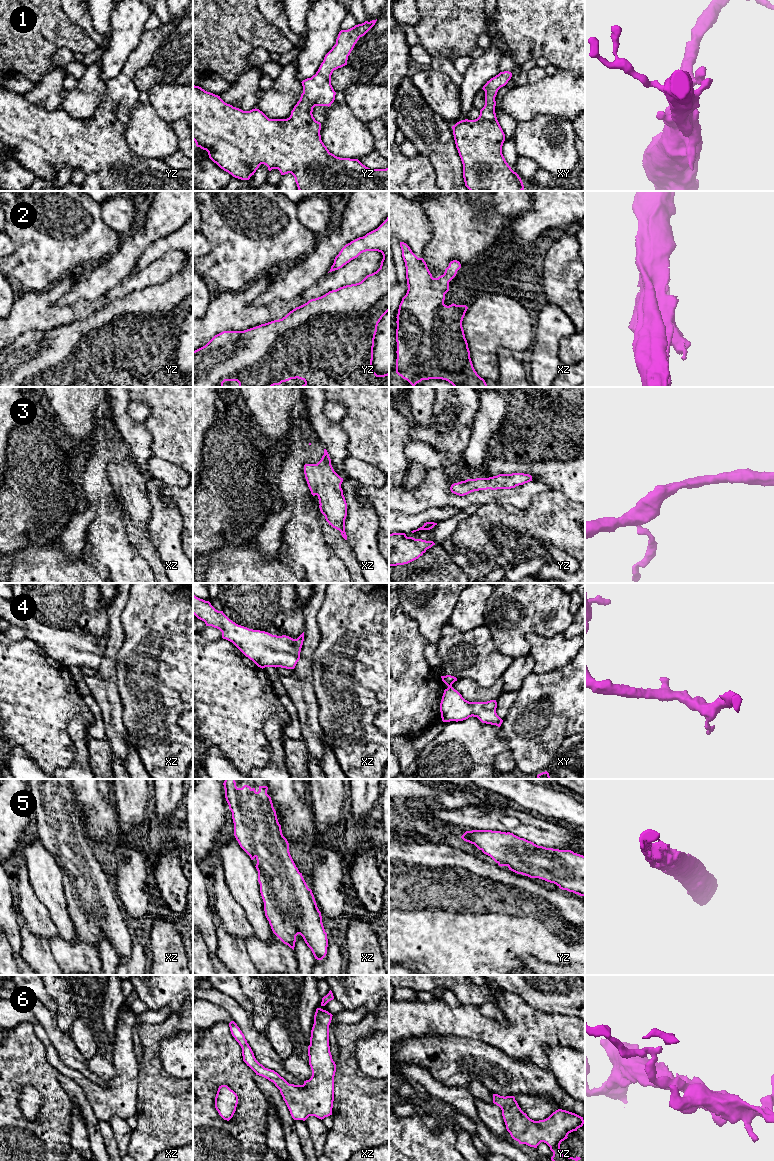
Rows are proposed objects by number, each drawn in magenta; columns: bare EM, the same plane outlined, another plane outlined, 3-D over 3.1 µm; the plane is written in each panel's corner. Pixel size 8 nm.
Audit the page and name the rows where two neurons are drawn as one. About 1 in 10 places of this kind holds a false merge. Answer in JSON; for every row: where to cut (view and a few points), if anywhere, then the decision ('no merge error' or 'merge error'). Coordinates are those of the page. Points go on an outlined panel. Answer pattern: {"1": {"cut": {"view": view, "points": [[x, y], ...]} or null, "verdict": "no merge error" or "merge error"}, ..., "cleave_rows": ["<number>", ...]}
{"1": {"cut": null, "verdict": "no merge error"}, "2": {"cut": null, "verdict": "no merge error"}, "3": {"cut": null, "verdict": "no merge error"}, "4": {"cut": null, "verdict": "no merge error"}, "5": {"cut": null, "verdict": "no merge error"}, "6": {"cut": null, "verdict": "no merge error"}, "cleave_rows": []}

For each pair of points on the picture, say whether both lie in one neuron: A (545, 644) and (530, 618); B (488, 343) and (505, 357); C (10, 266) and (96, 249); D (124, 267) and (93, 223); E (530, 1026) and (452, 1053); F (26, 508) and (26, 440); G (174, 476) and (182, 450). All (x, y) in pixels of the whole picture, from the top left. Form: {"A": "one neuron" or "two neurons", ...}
{"A": "two neurons", "B": "two neurons", "C": "one neuron", "D": "two neurons", "E": "two neurons", "F": "one neuron", "G": "two neurons"}

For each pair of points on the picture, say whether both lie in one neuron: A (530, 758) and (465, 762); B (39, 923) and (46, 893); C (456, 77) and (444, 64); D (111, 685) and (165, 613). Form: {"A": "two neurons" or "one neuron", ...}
{"A": "two neurons", "B": "two neurons", "C": "one neuron", "D": "two neurons"}

